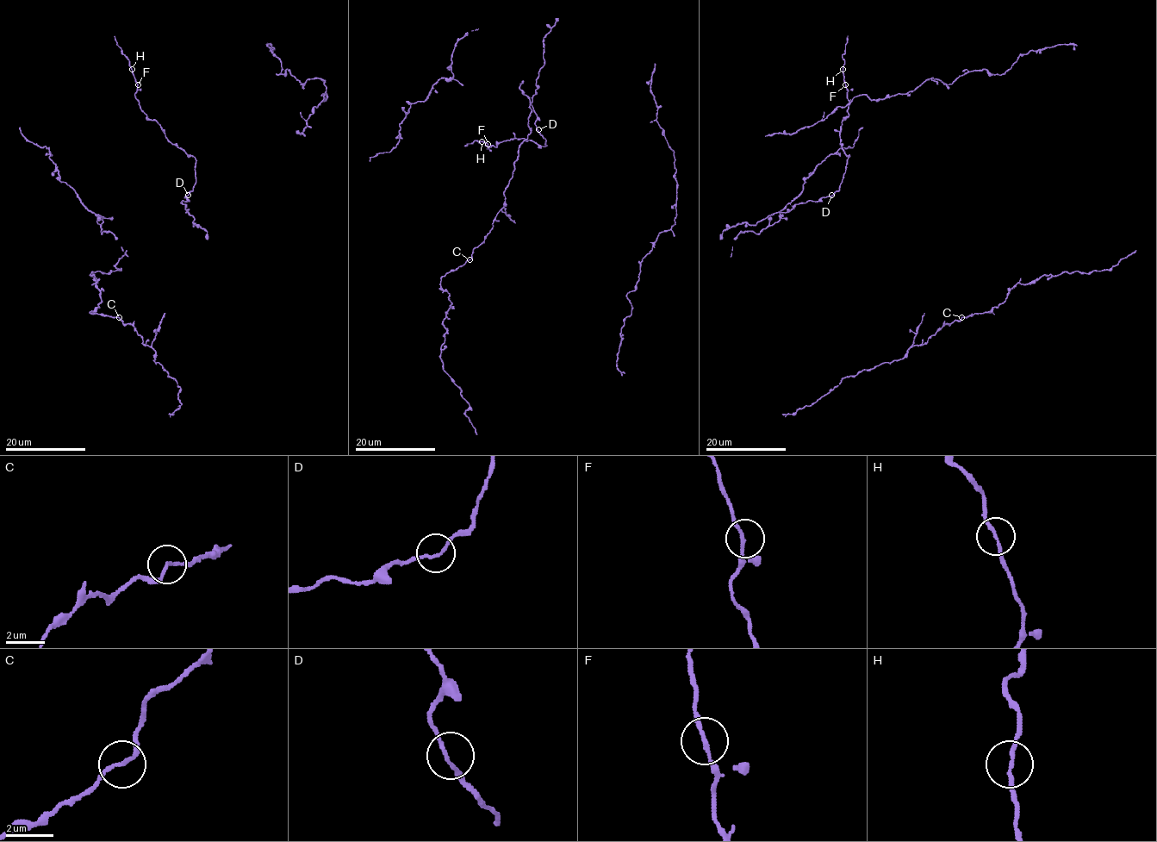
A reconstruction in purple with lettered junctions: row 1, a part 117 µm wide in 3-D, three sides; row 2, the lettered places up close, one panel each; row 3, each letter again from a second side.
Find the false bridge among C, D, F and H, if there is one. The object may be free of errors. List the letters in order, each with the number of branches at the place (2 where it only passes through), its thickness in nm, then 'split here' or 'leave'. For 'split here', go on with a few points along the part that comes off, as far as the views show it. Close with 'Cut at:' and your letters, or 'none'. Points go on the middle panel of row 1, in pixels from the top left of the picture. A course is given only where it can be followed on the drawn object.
C: 2 | 150 nm | split here | (469, 260), (441, 278), (451, 303), (443, 325), (441, 357), (443, 371), (469, 404), (465, 414), (477, 434)
D: 2 | 140 nm | leave
F: 2 | 160 nm | leave
H: 2 | 160 nm | leave
Cut at: C

